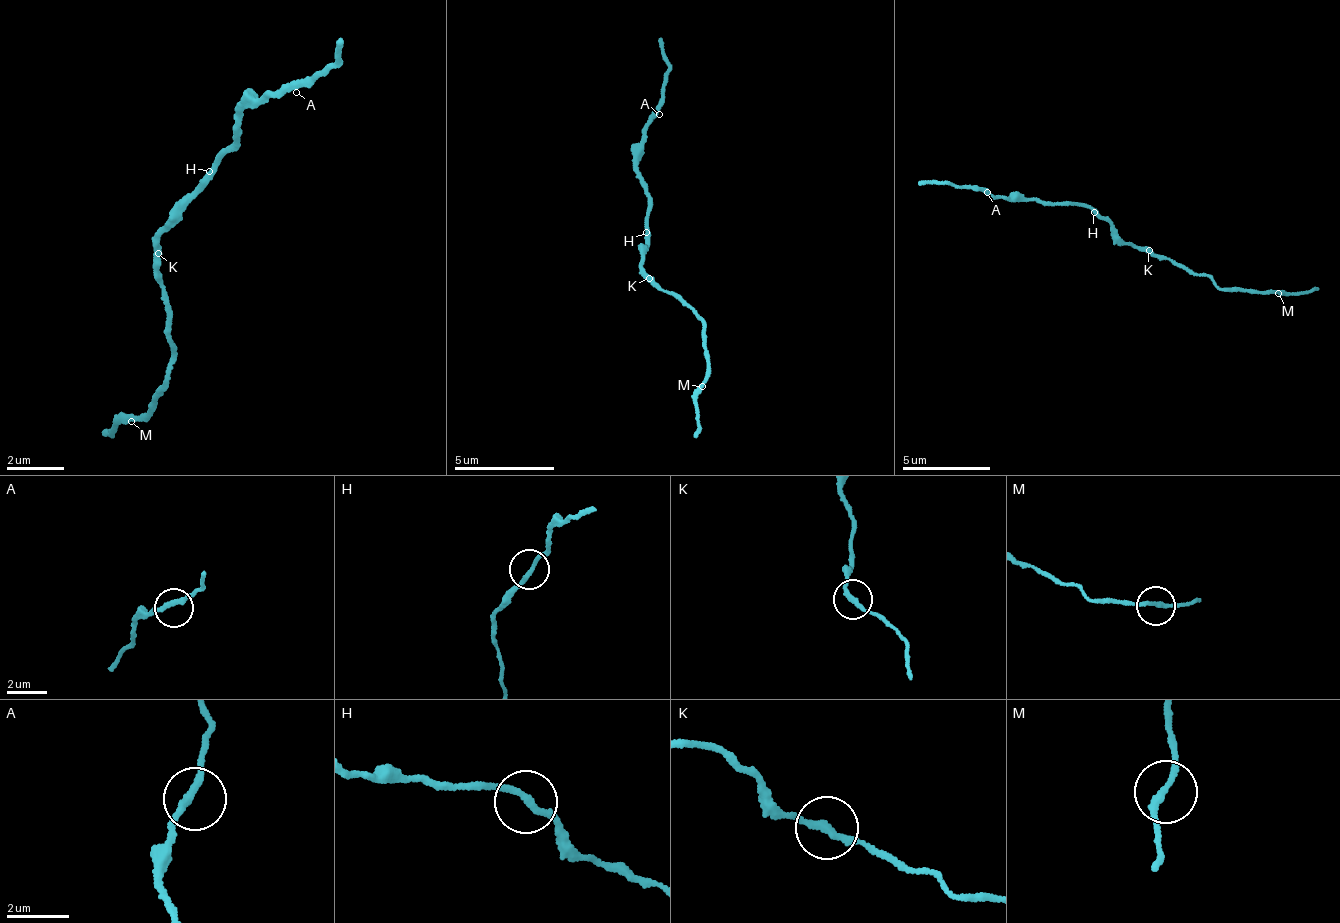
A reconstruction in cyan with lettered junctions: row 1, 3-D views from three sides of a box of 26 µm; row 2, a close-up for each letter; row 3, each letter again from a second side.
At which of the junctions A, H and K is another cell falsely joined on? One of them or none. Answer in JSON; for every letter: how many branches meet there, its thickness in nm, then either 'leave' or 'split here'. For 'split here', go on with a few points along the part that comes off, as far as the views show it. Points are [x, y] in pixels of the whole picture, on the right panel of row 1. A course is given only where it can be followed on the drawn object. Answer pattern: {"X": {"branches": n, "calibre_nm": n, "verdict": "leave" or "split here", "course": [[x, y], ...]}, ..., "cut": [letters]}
{"A": {"branches": 2, "calibre_nm": 240, "verdict": "leave"}, "H": {"branches": 2, "calibre_nm": 200, "verdict": "leave"}, "K": {"branches": 2, "calibre_nm": 240, "verdict": "leave"}, "cut": []}

